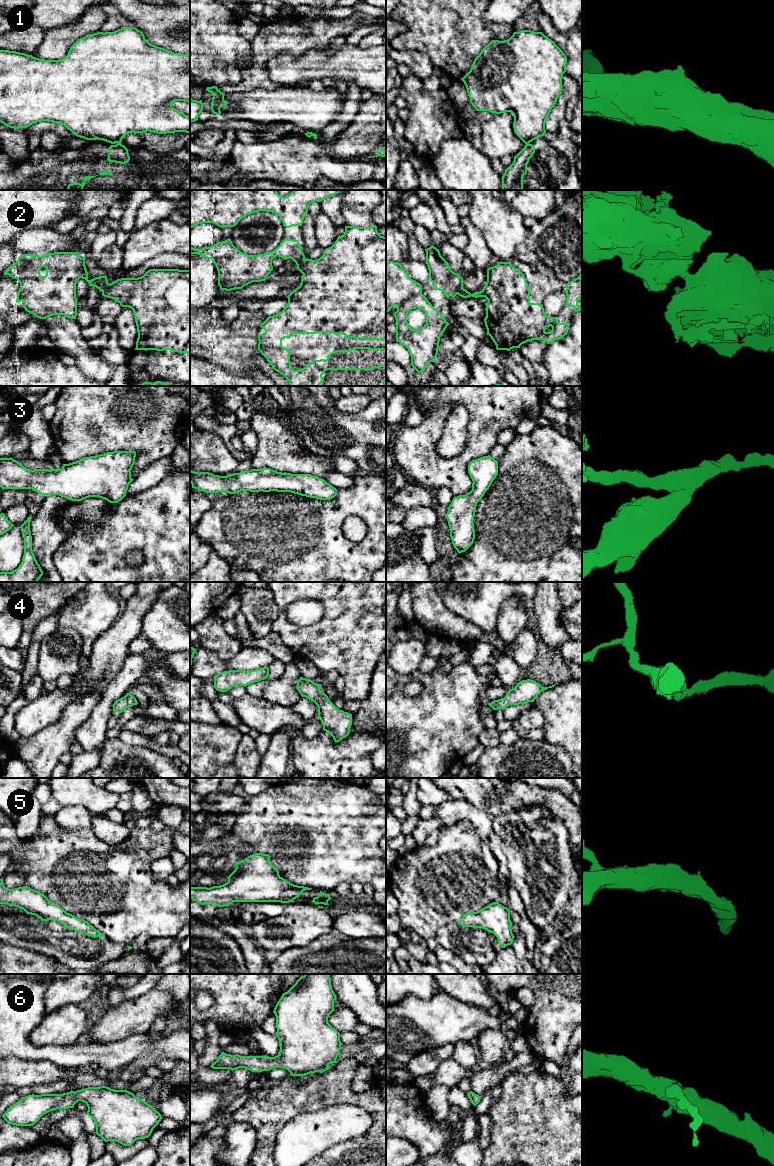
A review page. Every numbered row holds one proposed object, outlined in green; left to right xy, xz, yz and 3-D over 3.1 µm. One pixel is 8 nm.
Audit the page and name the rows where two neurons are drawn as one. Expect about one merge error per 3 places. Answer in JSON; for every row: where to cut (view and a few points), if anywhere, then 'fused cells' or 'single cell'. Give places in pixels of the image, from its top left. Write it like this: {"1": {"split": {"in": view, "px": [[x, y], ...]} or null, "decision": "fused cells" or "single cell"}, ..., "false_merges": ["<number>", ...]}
{"1": {"split": {"in": "xy", "px": [[117, 142], [120, 143]]}, "decision": "fused cells"}, "2": {"split": {"in": "xz", "px": [[305, 259], [297, 266]]}, "decision": "fused cells"}, "3": {"split": null, "decision": "single cell"}, "4": {"split": null, "decision": "single cell"}, "5": {"split": null, "decision": "single cell"}, "6": {"split": null, "decision": "single cell"}, "false_merges": ["1", "2"]}

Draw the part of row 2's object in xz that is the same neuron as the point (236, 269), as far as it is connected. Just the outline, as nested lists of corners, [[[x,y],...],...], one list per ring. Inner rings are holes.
[[[288,238],[273,251],[258,255],[241,252],[231,239],[202,249],[190,246],[190,254],[212,260],[218,271],[218,285],[221,290],[226,291],[242,289],[252,282],[265,281],[273,270],[272,260],[276,256],[284,260],[290,258],[297,266],[305,260],[299,241]]]

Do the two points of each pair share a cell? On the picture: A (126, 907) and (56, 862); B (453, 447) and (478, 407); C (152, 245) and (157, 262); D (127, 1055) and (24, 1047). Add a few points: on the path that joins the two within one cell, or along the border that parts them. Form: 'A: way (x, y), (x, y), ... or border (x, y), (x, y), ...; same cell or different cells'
A: way (108, 895), (79, 862), (74, 862); same cell
B: border (460, 403), (468, 414), (467, 437), (462, 449); different cells
C: border (178, 252), (161, 252), (134, 266); different cells
D: way (101, 1055), (50, 1054); same cell

